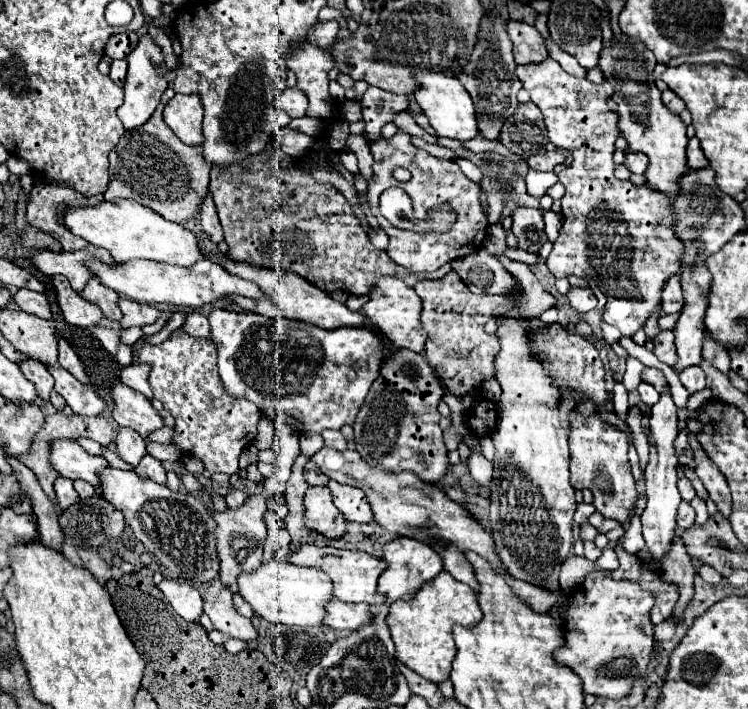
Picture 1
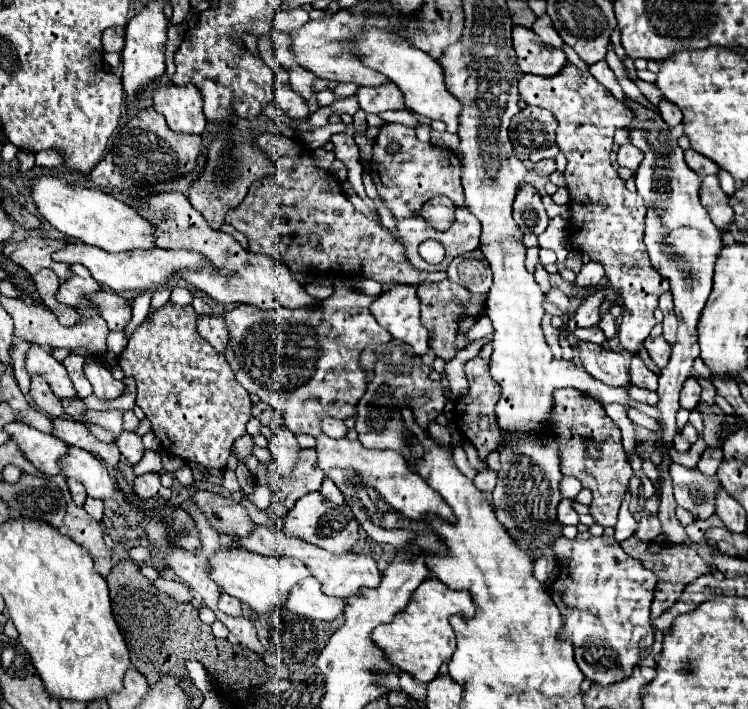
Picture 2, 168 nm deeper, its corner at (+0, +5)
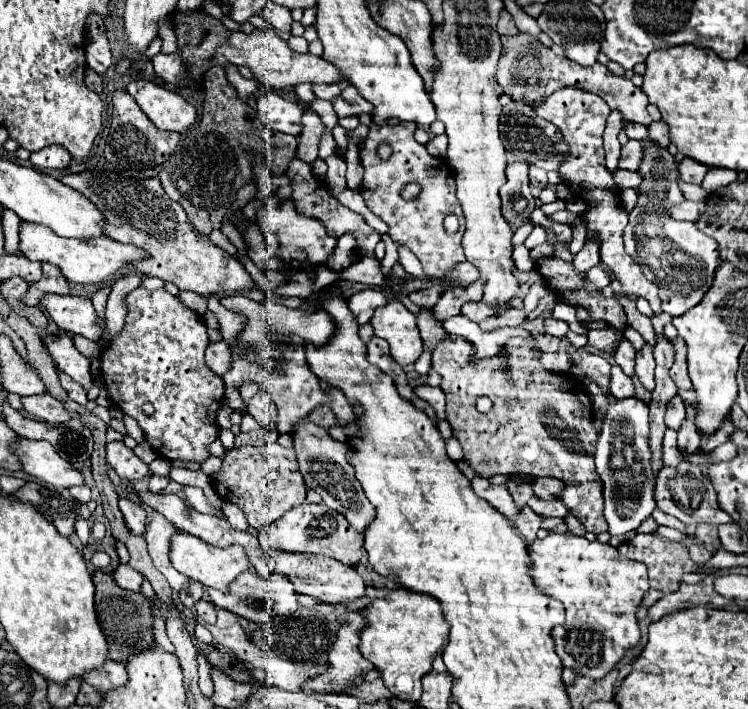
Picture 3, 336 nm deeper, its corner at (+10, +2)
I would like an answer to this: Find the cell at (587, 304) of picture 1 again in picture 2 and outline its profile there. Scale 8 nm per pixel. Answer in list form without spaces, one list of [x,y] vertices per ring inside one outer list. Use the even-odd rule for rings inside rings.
[[[589,262],[589,264],[585,264],[585,266],[581,268],[581,272],[577,274],[573,286],[579,288],[581,294],[589,294],[589,292],[597,290],[597,286],[599,286],[601,280],[603,280],[603,276],[605,276],[605,274],[603,274],[603,266],[597,264],[597,262]]]

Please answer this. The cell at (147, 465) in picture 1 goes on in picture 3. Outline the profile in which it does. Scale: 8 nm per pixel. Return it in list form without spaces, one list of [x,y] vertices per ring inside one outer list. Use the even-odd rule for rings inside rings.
[[[123,497],[119,499],[119,509],[123,513],[125,525],[133,535],[143,535],[145,533],[145,509],[143,505],[139,505],[135,499]]]

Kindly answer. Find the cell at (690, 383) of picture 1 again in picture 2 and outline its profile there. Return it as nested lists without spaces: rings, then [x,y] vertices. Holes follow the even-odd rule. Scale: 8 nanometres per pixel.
[[[689,378],[683,388],[681,388],[681,406],[691,410],[699,404],[699,394],[701,394],[701,386],[695,378]]]

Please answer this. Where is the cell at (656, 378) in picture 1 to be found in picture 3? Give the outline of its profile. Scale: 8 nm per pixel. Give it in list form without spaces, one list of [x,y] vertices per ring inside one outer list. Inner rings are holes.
[[[617,365],[611,367],[609,393],[611,393],[613,397],[617,397],[617,399],[627,399],[627,397],[633,397],[633,395],[635,395],[631,377],[627,377],[627,375],[621,371],[621,367],[617,367]]]

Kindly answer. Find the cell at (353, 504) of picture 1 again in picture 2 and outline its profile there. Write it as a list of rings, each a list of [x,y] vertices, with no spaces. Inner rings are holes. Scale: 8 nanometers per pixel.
[[[325,478],[323,480],[323,486],[321,486],[321,494],[327,498],[327,500],[331,500],[333,504],[345,504],[345,498],[343,498],[343,494],[341,494],[341,490],[337,488],[337,484],[333,482],[333,480],[329,480],[329,478]]]

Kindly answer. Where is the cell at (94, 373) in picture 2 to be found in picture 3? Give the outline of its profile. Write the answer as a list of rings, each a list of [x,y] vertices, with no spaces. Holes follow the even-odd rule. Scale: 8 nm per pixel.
[[[45,335],[43,343],[45,343],[45,349],[49,351],[49,355],[51,355],[59,373],[69,375],[71,379],[81,383],[85,389],[91,387],[89,359],[85,359],[75,349],[69,335]]]

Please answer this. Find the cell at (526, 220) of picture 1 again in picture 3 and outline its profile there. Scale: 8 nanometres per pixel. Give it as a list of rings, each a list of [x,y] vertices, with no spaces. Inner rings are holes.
[[[509,163],[505,167],[505,185],[501,187],[501,211],[505,221],[513,227],[527,223],[527,217],[535,209],[535,199],[529,189],[529,165],[527,163]]]

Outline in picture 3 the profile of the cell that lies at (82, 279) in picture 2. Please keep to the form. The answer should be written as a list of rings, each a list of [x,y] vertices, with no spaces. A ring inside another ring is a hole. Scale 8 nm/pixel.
[[[43,263],[41,269],[43,269],[43,277],[37,283],[29,285],[27,295],[23,295],[25,305],[39,305],[39,299],[47,293],[55,293],[55,295],[69,293],[69,285],[57,267],[53,267],[51,263]]]

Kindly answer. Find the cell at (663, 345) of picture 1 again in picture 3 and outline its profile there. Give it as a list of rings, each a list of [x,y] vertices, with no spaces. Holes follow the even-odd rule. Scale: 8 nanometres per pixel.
[[[645,345],[639,353],[637,353],[637,365],[635,365],[635,375],[639,377],[641,385],[651,393],[655,387],[653,381],[653,369],[655,369],[655,359],[653,359],[653,351],[649,345]]]

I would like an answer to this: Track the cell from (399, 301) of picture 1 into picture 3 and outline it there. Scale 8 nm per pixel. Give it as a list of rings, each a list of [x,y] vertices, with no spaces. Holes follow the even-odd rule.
[[[397,299],[379,307],[371,325],[377,337],[385,339],[391,347],[391,357],[401,365],[413,365],[423,353],[423,341],[419,337],[415,315]]]

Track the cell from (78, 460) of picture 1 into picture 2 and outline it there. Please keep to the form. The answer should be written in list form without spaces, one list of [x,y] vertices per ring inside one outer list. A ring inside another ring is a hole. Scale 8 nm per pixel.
[[[11,422],[5,430],[17,440],[23,454],[39,472],[49,476],[59,474],[59,460],[67,454],[67,442],[55,438],[53,434],[43,434],[23,422]]]

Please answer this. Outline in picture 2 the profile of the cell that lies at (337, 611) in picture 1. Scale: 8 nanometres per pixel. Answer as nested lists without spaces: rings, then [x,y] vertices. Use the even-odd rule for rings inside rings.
[[[305,578],[297,586],[293,586],[283,608],[289,608],[291,612],[295,612],[301,618],[331,622],[331,620],[343,616],[345,600],[327,596],[315,578]]]

